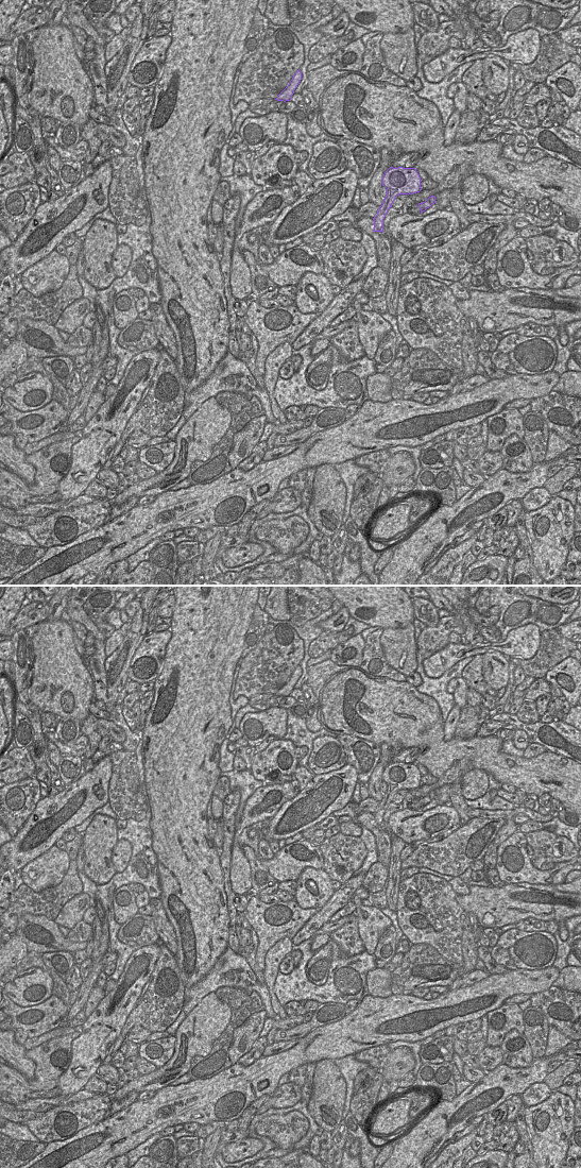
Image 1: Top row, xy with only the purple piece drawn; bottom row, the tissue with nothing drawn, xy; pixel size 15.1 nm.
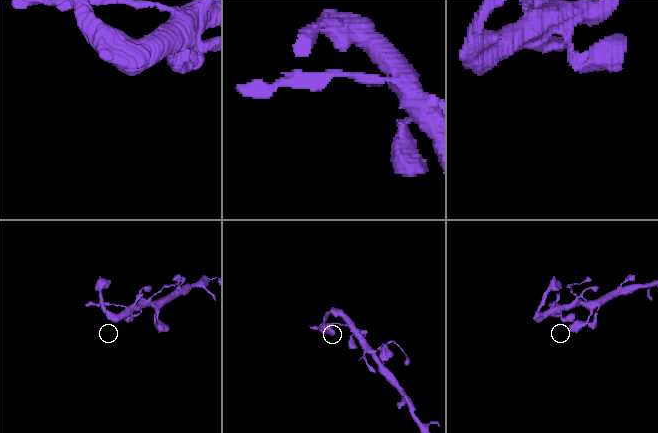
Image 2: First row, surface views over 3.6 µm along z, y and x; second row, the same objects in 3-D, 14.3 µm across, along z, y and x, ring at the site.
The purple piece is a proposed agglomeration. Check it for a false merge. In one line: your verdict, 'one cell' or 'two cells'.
one cell

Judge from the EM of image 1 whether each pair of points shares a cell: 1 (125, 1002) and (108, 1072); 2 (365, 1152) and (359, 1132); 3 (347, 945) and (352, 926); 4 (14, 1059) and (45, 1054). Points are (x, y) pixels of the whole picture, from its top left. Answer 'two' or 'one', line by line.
1: two
2: one
3: one
4: two

